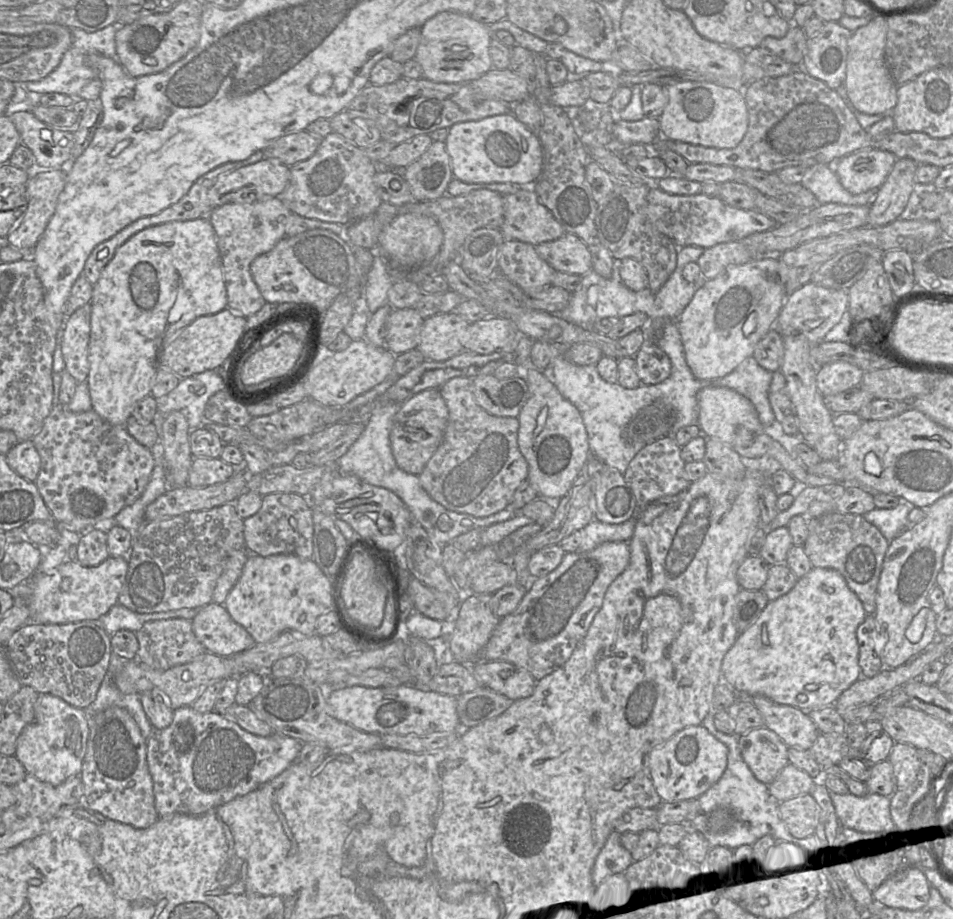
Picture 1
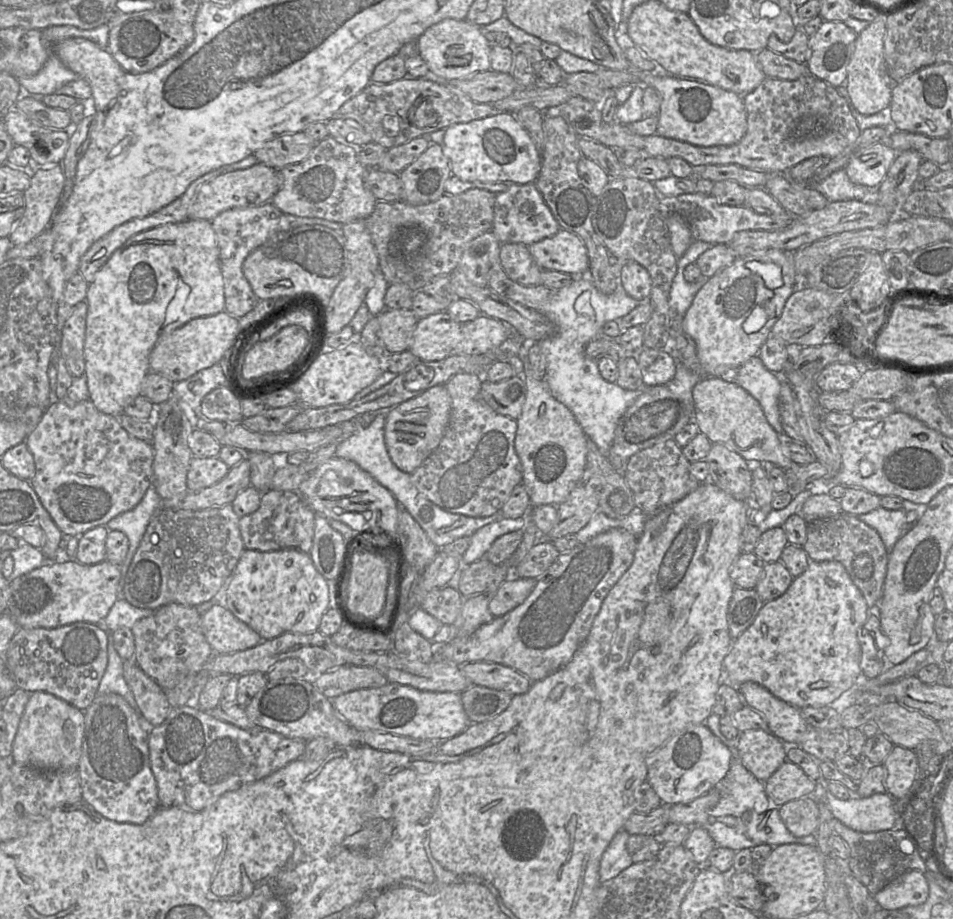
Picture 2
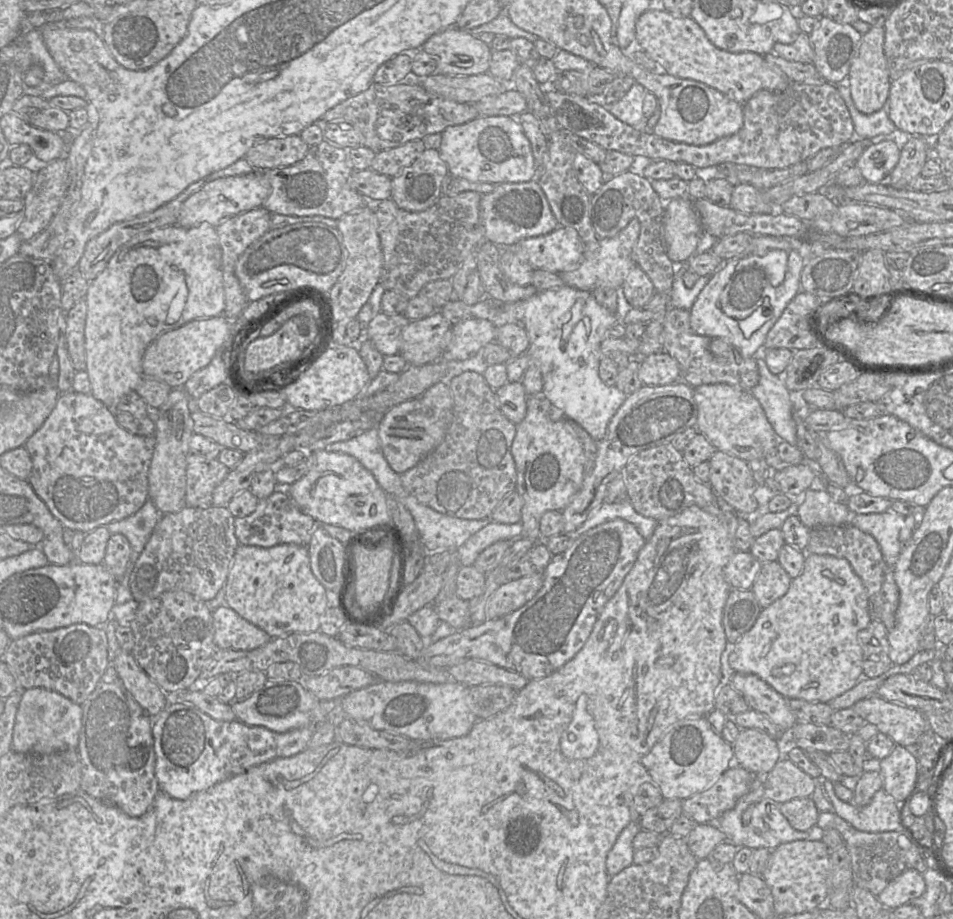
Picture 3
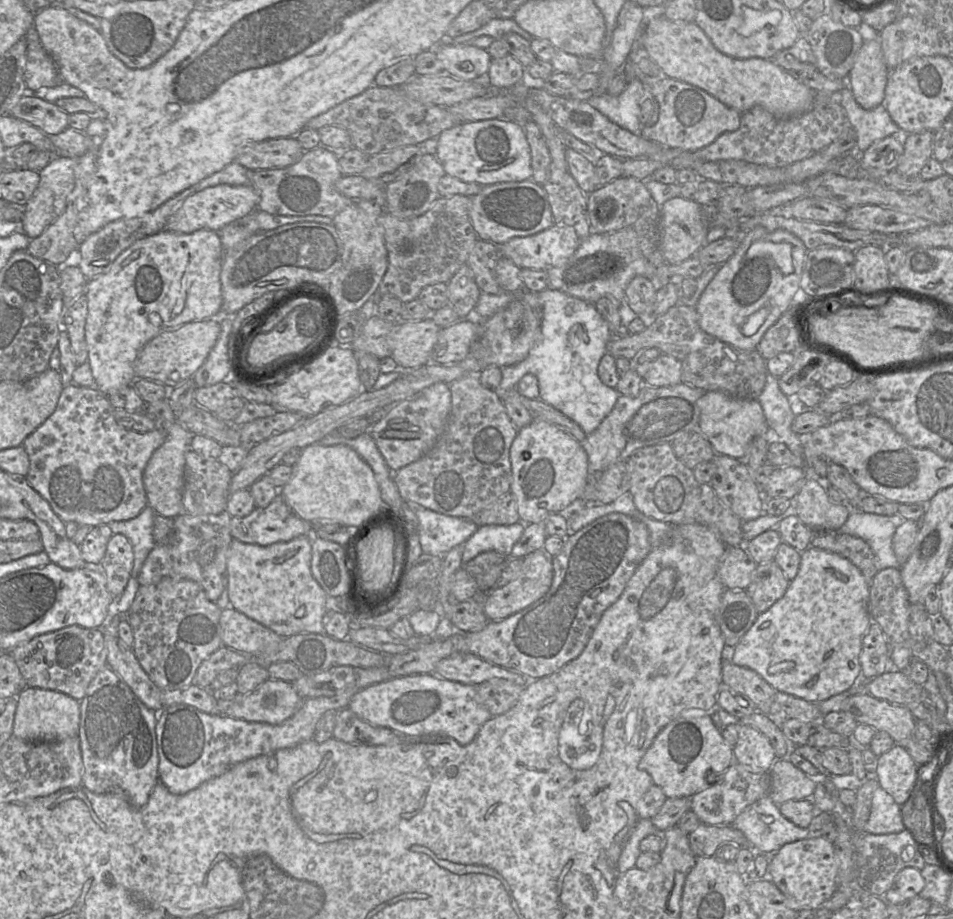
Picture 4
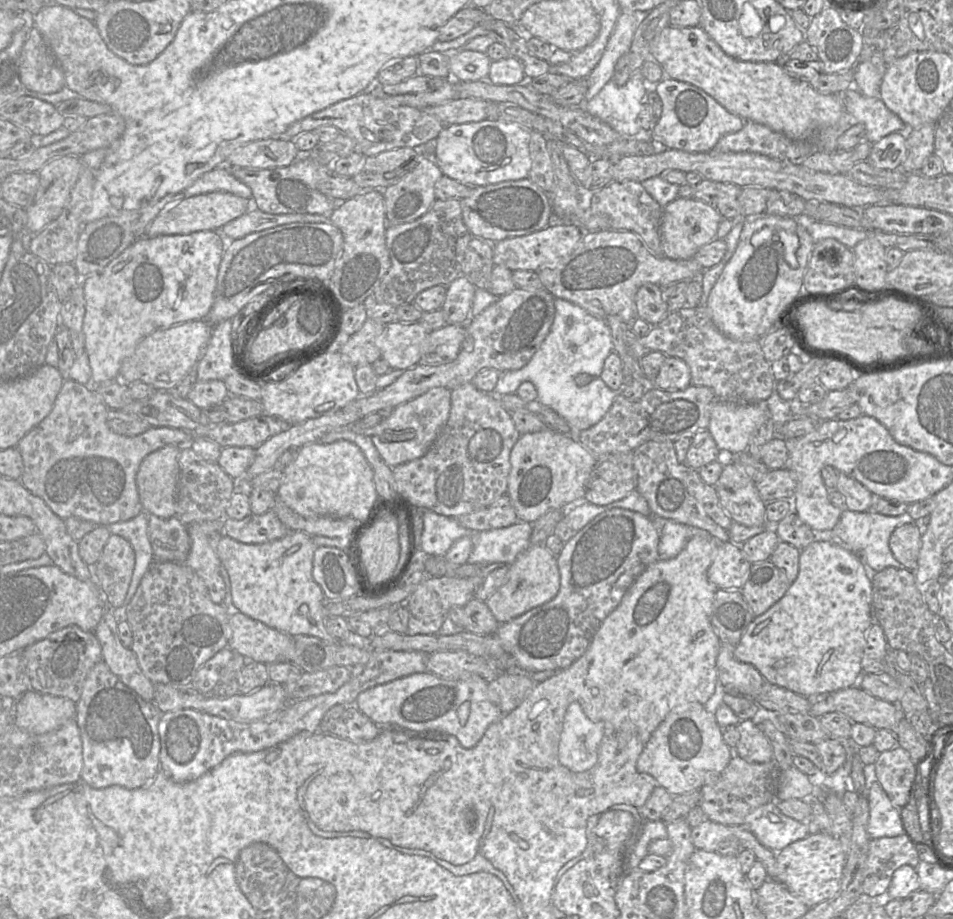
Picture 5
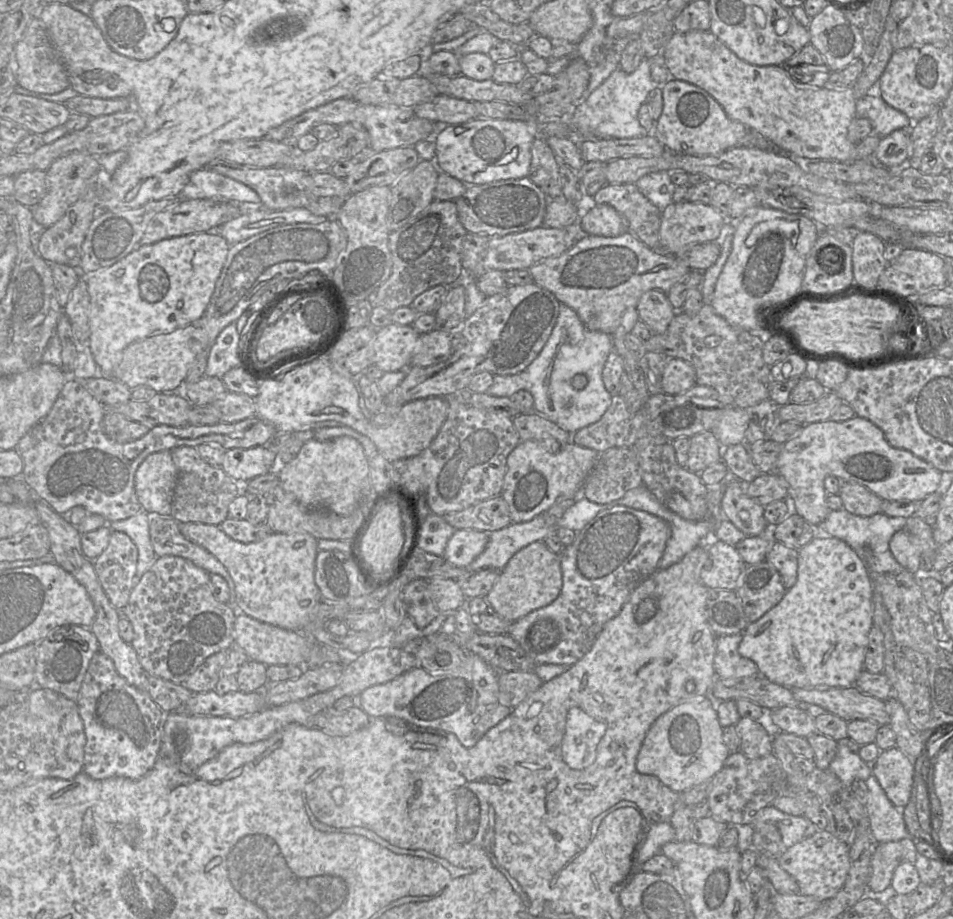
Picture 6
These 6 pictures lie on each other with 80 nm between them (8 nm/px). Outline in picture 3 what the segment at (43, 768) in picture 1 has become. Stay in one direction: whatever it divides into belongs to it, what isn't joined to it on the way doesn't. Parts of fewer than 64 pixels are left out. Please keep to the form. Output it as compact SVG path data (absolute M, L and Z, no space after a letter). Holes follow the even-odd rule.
M45 688L22 690L16 713L11 750L19 753L51 754L57 751L78 749L83 710L56 691Z

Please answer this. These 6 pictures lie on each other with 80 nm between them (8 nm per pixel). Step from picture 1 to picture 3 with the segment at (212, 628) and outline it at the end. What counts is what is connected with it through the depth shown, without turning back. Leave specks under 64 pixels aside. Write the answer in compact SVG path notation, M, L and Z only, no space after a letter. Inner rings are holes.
M229 607L215 609L212 619L217 649L251 651L272 639L264 630L243 619Z

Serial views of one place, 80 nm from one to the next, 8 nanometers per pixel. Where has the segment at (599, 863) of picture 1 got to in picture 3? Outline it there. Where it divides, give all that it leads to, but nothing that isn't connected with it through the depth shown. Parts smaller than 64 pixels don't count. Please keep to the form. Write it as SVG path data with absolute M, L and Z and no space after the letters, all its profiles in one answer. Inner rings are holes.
M634 821L629 823L617 837L606 858L606 870L610 877L633 864L632 841L641 830L639 821Z

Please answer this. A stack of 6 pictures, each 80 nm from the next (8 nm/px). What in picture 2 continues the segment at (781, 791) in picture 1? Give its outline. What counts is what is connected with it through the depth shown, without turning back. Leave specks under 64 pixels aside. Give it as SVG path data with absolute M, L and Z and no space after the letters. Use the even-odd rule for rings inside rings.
M788 760L764 784L768 798L778 806L802 797L812 797L816 788L816 781Z

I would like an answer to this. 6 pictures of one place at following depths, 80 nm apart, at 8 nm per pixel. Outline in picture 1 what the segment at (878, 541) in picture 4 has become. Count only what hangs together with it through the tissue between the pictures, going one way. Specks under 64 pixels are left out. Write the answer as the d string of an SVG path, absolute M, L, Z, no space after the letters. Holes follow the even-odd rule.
M899 498L900 503L889 509L875 508L862 516L876 526L882 535L890 542L898 536L898 531L908 522L909 507L904 498Z

